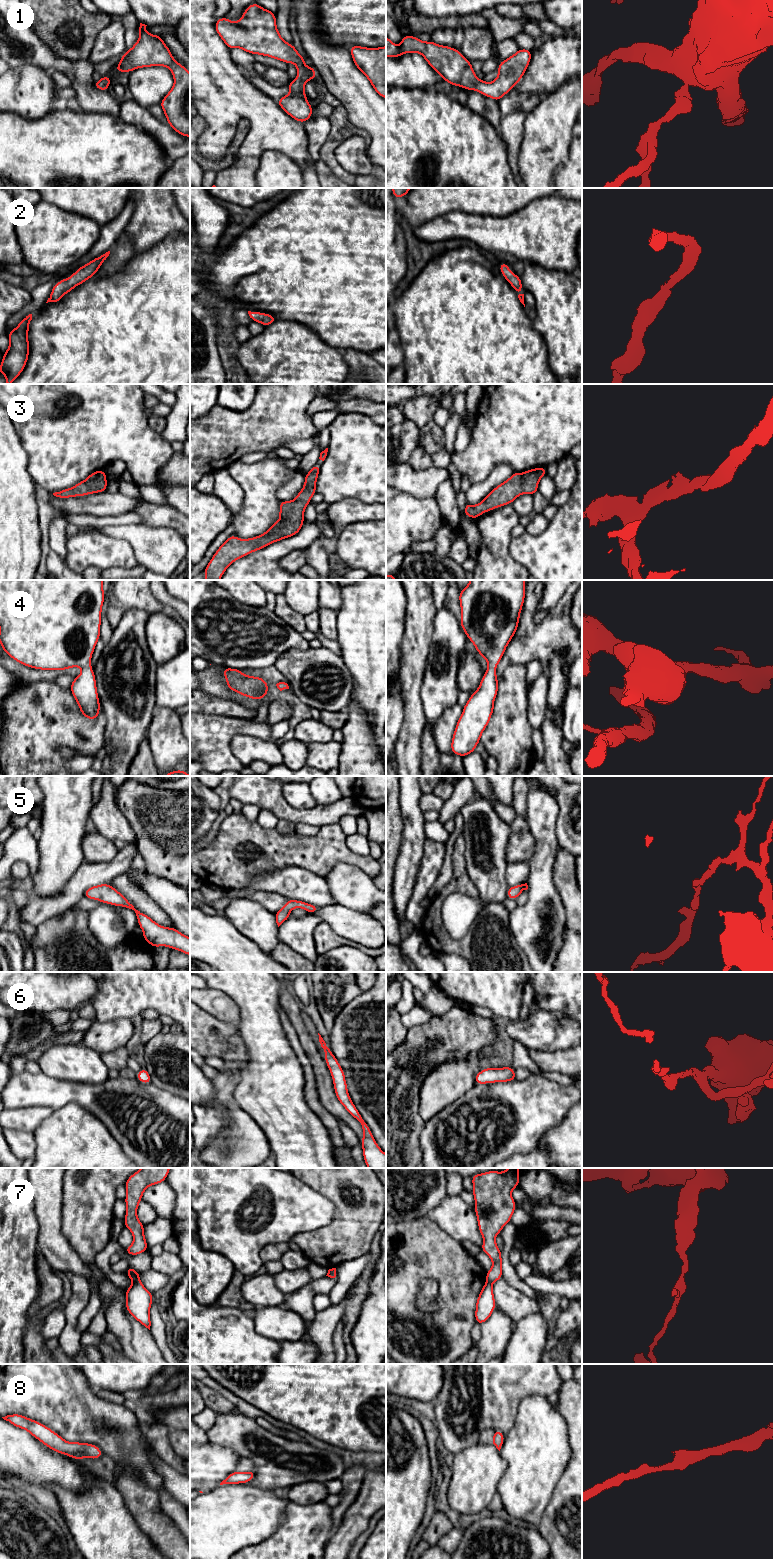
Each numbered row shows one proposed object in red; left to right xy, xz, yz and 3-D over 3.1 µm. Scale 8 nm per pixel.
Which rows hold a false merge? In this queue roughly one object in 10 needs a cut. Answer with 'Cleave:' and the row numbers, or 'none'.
Cleave: 7

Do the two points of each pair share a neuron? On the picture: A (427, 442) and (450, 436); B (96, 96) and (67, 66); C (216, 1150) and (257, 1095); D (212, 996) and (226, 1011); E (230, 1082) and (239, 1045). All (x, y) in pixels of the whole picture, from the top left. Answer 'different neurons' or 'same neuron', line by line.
A: different neurons
B: same neuron
C: different neurons
D: same neuron
E: same neuron

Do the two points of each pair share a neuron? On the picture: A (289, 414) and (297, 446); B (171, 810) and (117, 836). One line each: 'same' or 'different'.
A: different
B: different

